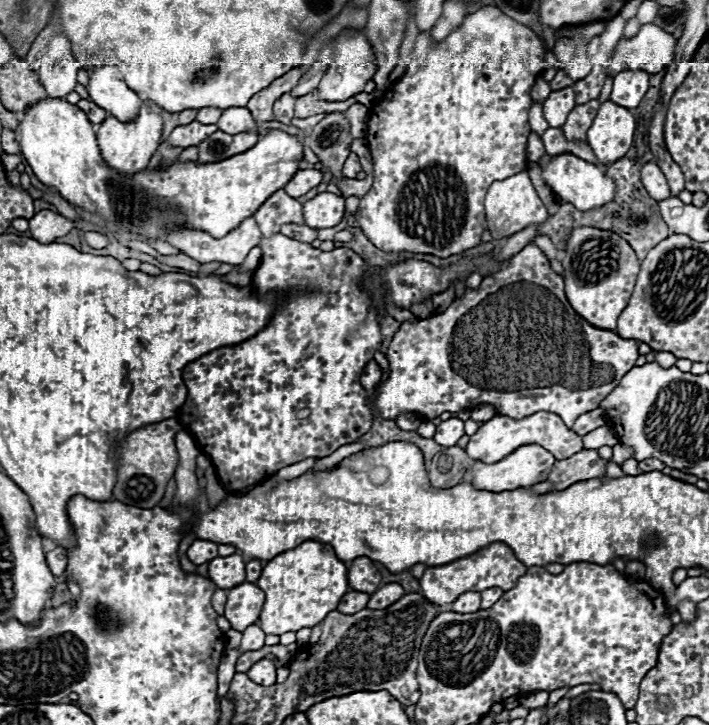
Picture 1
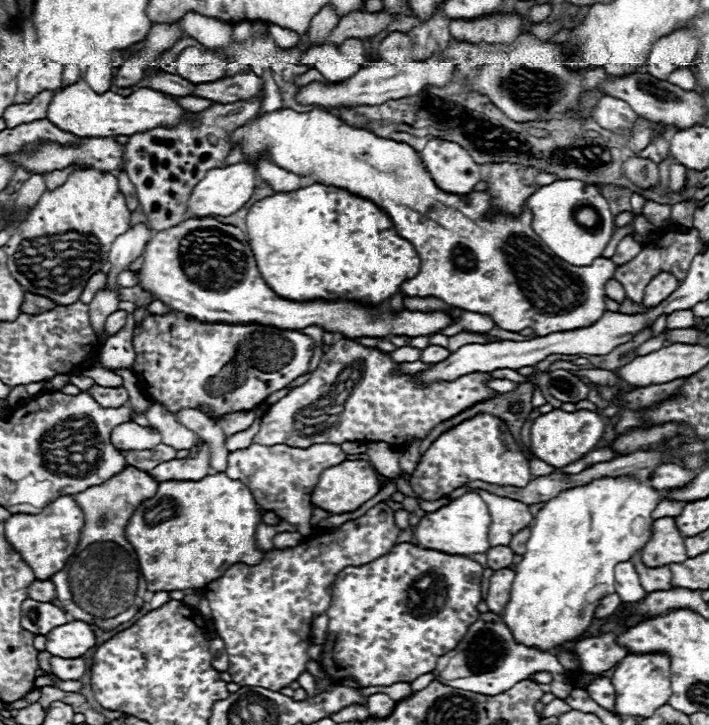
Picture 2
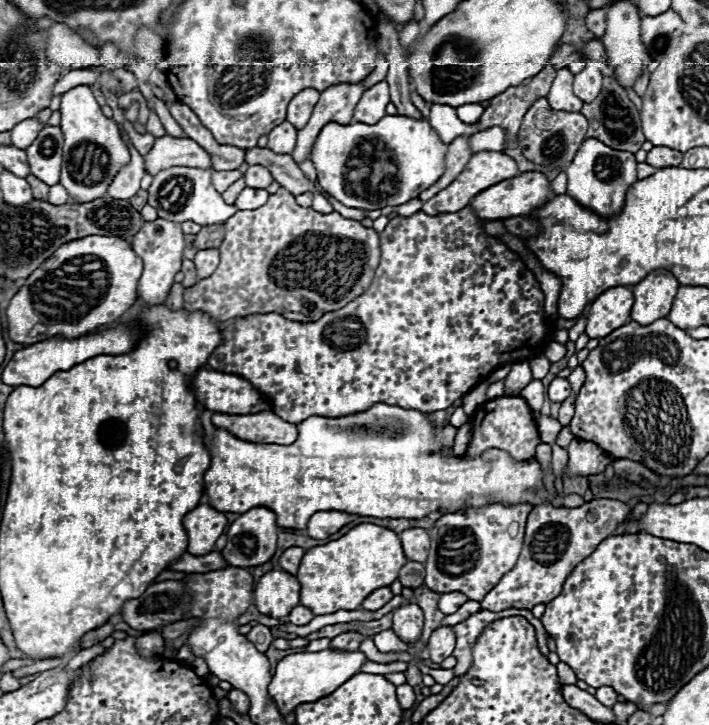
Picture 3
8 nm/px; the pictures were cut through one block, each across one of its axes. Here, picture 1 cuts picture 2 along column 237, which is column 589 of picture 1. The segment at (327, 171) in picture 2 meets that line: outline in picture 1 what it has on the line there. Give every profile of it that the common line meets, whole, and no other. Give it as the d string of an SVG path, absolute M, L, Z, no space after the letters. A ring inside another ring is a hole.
M604 102L588 130L588 144L600 162L620 160L632 146L636 120L632 112L614 102Z

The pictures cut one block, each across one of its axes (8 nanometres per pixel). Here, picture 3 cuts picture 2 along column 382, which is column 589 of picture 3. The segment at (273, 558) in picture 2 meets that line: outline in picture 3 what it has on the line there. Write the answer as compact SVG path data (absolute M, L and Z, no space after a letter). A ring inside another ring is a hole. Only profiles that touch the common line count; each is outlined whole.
M544 500L542 504L534 506L534 510L528 516L524 546L522 546L516 566L510 572L506 572L502 580L486 594L486 598L480 602L481 608L492 610L492 612L500 612L508 608L530 608L532 610L536 604L546 604L554 600L554 596L560 594L562 584L566 576L574 570L574 566L580 564L586 556L590 556L590 552L594 552L594 548L604 538L608 538L618 528L618 524L626 520L628 514L630 514L630 508L618 500L592 500L580 508L558 508L552 504L552 500Z

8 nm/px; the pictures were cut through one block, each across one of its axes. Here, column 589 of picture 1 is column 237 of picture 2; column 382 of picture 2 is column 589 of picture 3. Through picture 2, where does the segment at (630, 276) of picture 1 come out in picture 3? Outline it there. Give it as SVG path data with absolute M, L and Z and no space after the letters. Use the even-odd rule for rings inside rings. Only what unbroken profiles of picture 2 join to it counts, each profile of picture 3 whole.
M626 286L608 288L590 306L590 312L586 316L588 318L586 334L590 338L608 336L616 328L630 322L632 306L634 306L632 290L628 290Z

